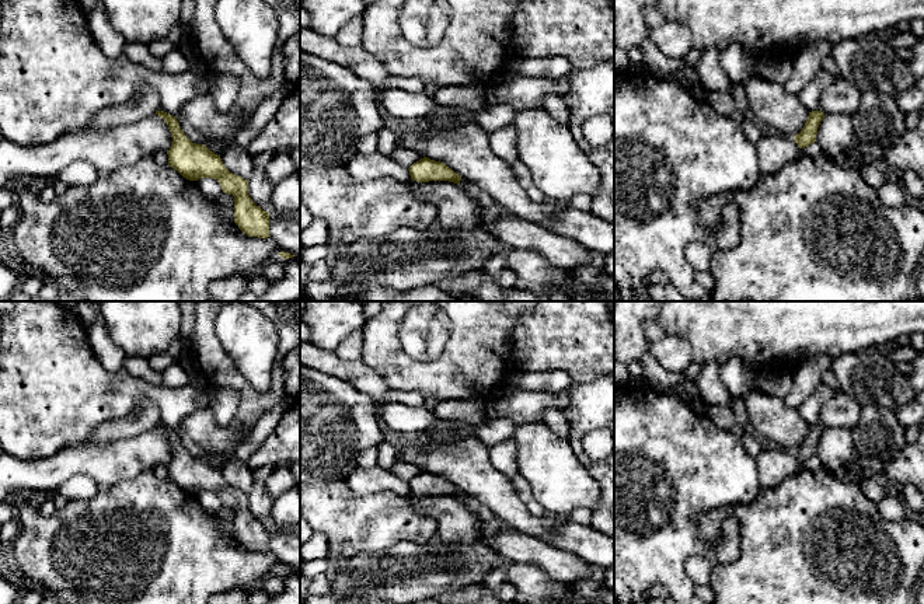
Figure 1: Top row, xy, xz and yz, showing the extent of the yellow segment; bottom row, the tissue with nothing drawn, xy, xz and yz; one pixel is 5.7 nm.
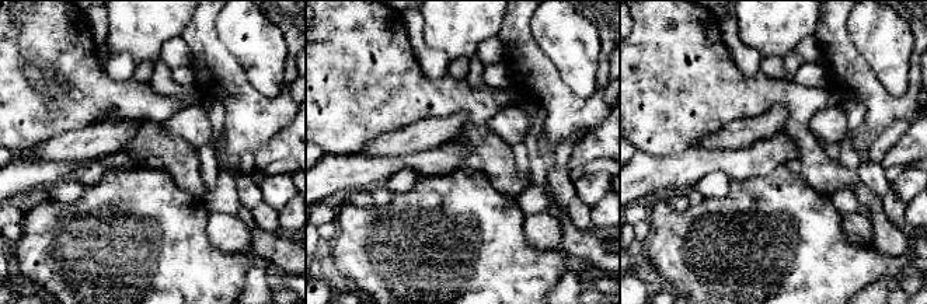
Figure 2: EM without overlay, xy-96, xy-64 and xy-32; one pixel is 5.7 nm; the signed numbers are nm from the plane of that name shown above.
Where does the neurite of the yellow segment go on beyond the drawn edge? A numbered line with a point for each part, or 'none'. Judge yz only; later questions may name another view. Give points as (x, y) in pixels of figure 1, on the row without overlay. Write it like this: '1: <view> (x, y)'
1: yz (811, 409)

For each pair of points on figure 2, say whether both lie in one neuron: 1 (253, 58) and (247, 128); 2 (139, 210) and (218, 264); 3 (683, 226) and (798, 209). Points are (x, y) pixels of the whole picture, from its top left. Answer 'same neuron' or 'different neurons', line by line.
1: different neurons
2: same neuron
3: same neuron

